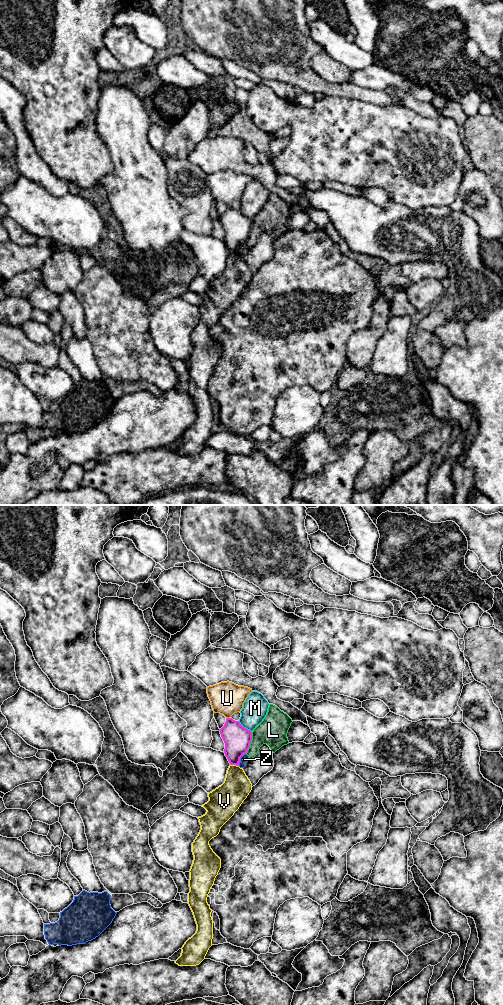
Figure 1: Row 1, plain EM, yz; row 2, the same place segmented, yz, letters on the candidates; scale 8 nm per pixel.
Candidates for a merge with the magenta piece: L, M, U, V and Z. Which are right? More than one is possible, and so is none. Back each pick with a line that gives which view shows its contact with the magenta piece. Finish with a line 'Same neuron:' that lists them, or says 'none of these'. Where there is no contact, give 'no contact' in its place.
Same neuron: none of these

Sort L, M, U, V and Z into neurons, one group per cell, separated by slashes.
L Z / M / U / V

